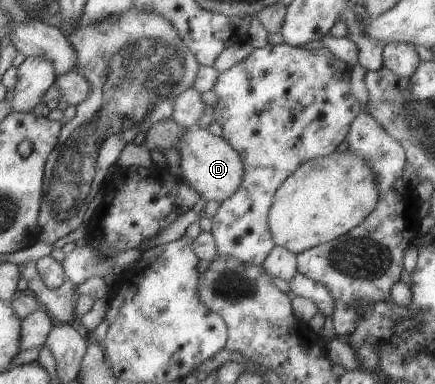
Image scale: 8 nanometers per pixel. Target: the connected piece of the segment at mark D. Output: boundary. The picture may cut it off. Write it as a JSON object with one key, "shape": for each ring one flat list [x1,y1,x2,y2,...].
{"shape":[[193,126,185,129,184,135,174,143,178,155,180,155,180,175,205,201,224,201,234,195,234,191,240,187,244,175,244,165,240,155,222,136,213,136,206,128]]}

